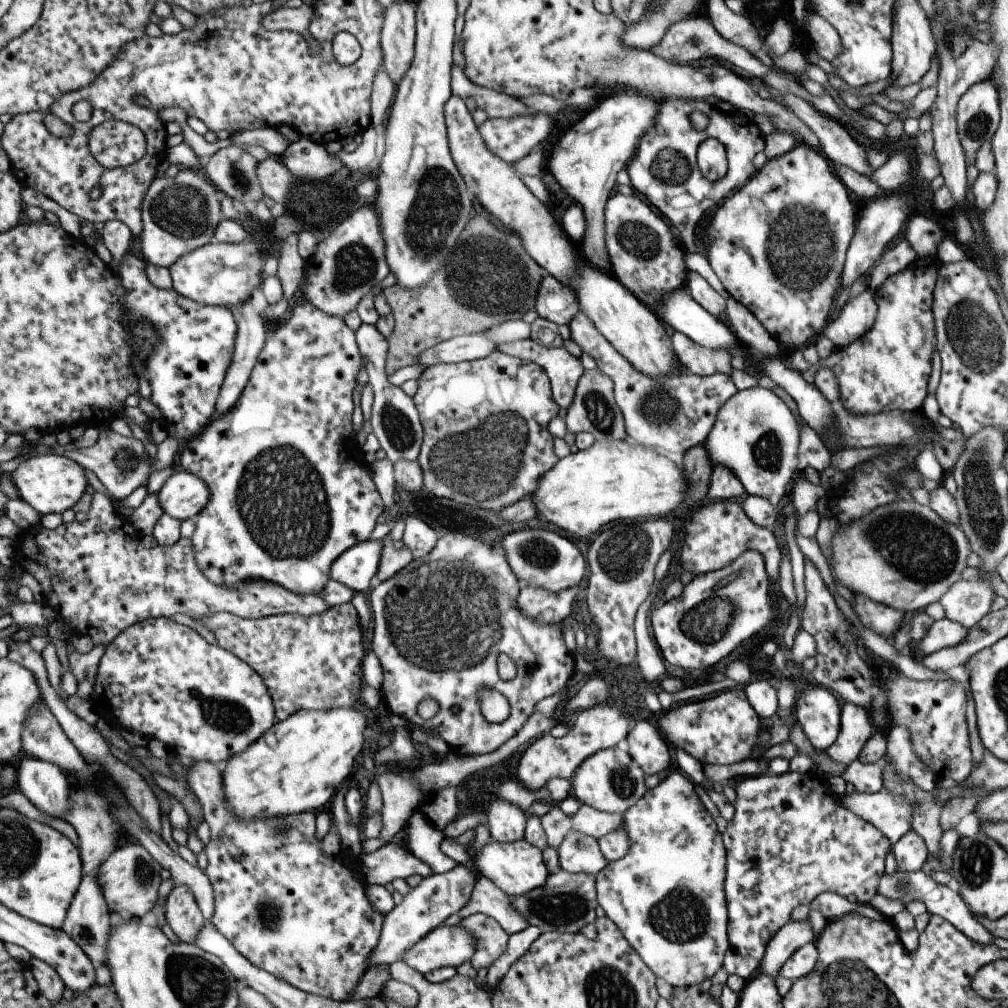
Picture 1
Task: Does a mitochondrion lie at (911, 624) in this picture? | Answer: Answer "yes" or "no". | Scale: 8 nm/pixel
no

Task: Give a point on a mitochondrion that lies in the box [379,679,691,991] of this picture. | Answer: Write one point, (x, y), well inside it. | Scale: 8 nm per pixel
(568, 909)

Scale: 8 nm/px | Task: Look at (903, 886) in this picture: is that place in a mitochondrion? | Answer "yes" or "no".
yes

